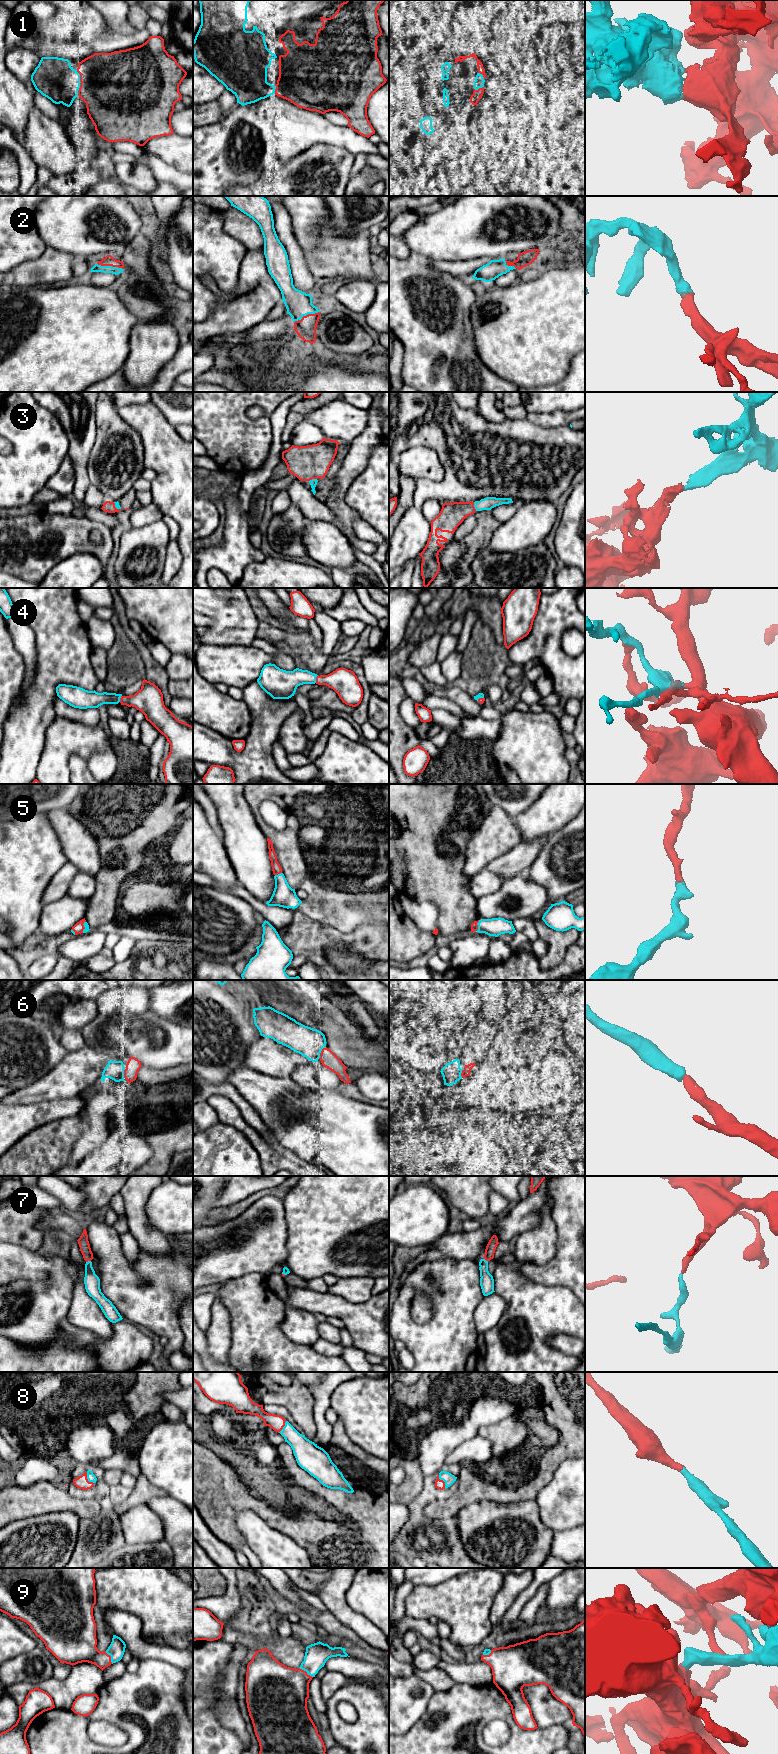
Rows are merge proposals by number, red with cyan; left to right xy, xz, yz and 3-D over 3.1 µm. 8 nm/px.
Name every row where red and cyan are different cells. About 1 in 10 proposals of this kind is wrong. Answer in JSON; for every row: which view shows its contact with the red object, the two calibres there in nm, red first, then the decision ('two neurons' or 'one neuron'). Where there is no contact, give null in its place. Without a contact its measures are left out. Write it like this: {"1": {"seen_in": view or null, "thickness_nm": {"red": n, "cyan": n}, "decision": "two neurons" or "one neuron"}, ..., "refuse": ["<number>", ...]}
{"1": {"seen_in": "xy", "thickness_nm": {"red": 500, "cyan": 320}, "decision": "one neuron"}, "2": {"seen_in": "xy", "thickness_nm": {"red": 80, "cyan": 60}, "decision": "one neuron"}, "3": {"seen_in": "yz", "thickness_nm": {"red": 190, "cyan": 100}, "decision": "one neuron"}, "4": {"seen_in": "xz", "thickness_nm": {"red": 220, "cyan": 190}, "decision": "one neuron"}, "5": {"seen_in": "yz", "thickness_nm": {"red": 60, "cyan": 140}, "decision": "one neuron"}, "6": {"seen_in": "xz", "thickness_nm": {"red": 130, "cyan": 240}, "decision": "one neuron"}, "7": {"seen_in": "xy", "thickness_nm": {"red": 90, "cyan": 130}, "decision": "one neuron"}, "8": {"seen_in": "xy", "thickness_nm": {"red": 100, "cyan": 70}, "decision": "one neuron"}, "9": {"seen_in": "xz", "thickness_nm": {"red": 420, "cyan": 190}, "decision": "one neuron"}, "refuse": []}

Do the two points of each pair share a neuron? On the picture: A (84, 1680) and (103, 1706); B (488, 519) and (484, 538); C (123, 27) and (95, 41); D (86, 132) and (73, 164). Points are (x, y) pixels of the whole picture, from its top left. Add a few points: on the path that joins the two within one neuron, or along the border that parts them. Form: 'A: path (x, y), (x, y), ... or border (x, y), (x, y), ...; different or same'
A: border (105, 1683), (97, 1694); different
B: path (486, 524), (484, 533); same
C: border (100, 13), (113, 31), (131, 34), (137, 30); different
D: border (66, 131), (78, 157), (91, 165); different

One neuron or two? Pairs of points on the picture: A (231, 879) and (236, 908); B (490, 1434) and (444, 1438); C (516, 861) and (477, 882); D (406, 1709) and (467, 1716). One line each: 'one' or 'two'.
A: two
B: two
C: one
D: two

